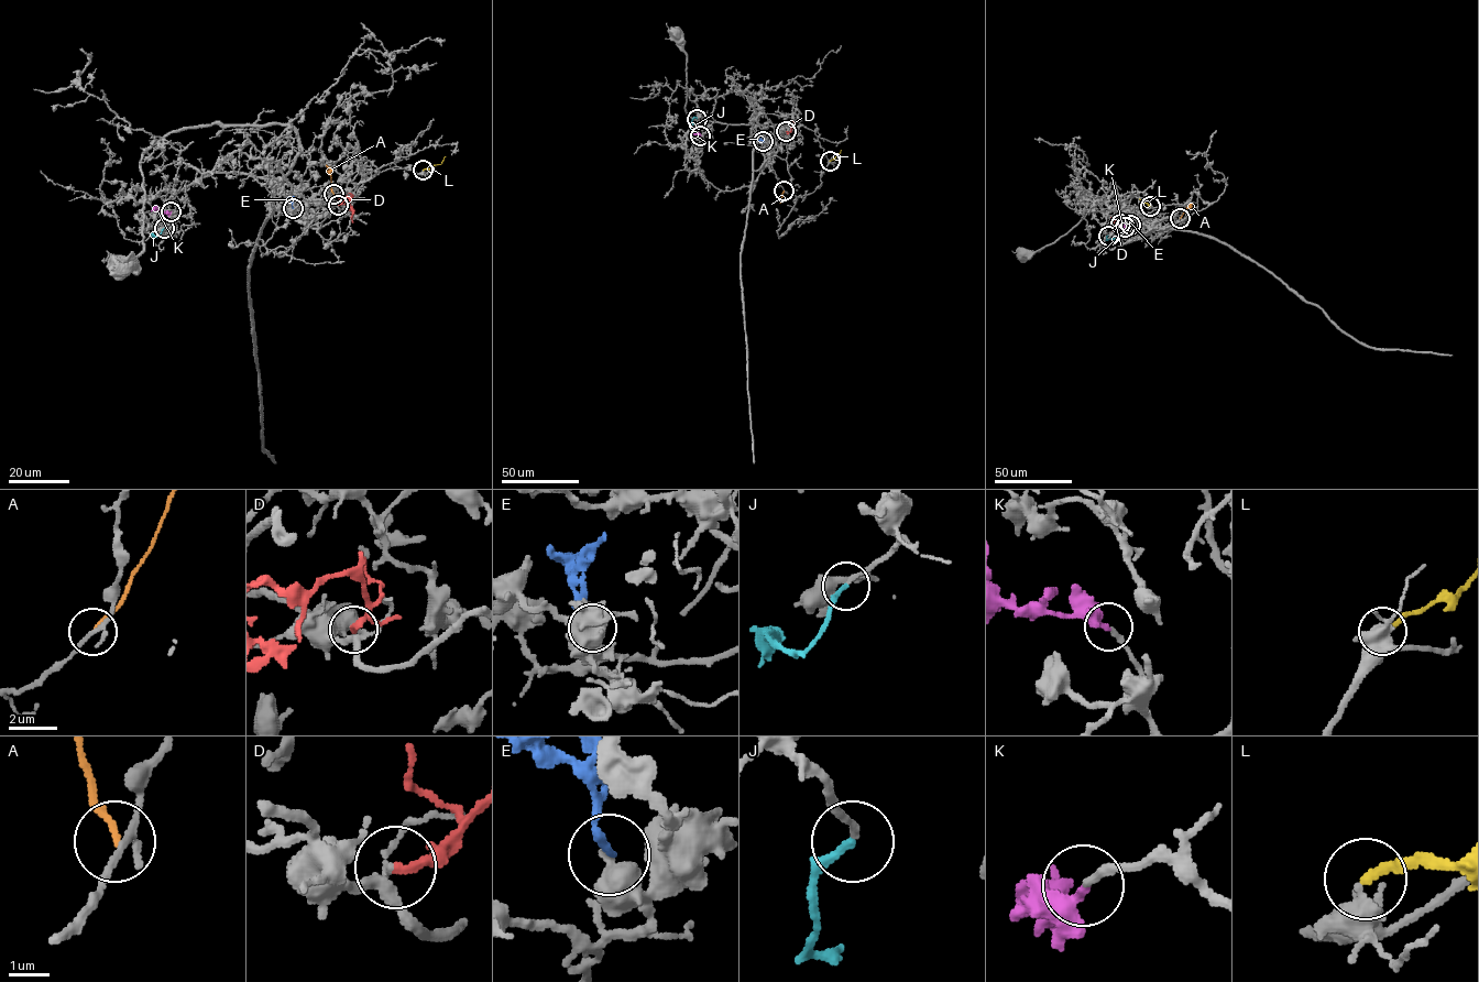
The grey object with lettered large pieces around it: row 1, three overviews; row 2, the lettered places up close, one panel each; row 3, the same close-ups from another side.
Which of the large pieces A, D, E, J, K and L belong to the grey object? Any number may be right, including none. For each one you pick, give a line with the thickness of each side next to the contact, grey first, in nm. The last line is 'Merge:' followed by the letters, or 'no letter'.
J: calibres 160 and 200 nm
K: calibres 220 and 300 nm
Merge: J, K

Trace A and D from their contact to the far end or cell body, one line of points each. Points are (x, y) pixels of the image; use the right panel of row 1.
A: (1180, 218), (1192, 203)
D: (1120, 224), (1119, 219), (1116, 227), (1118, 232)

